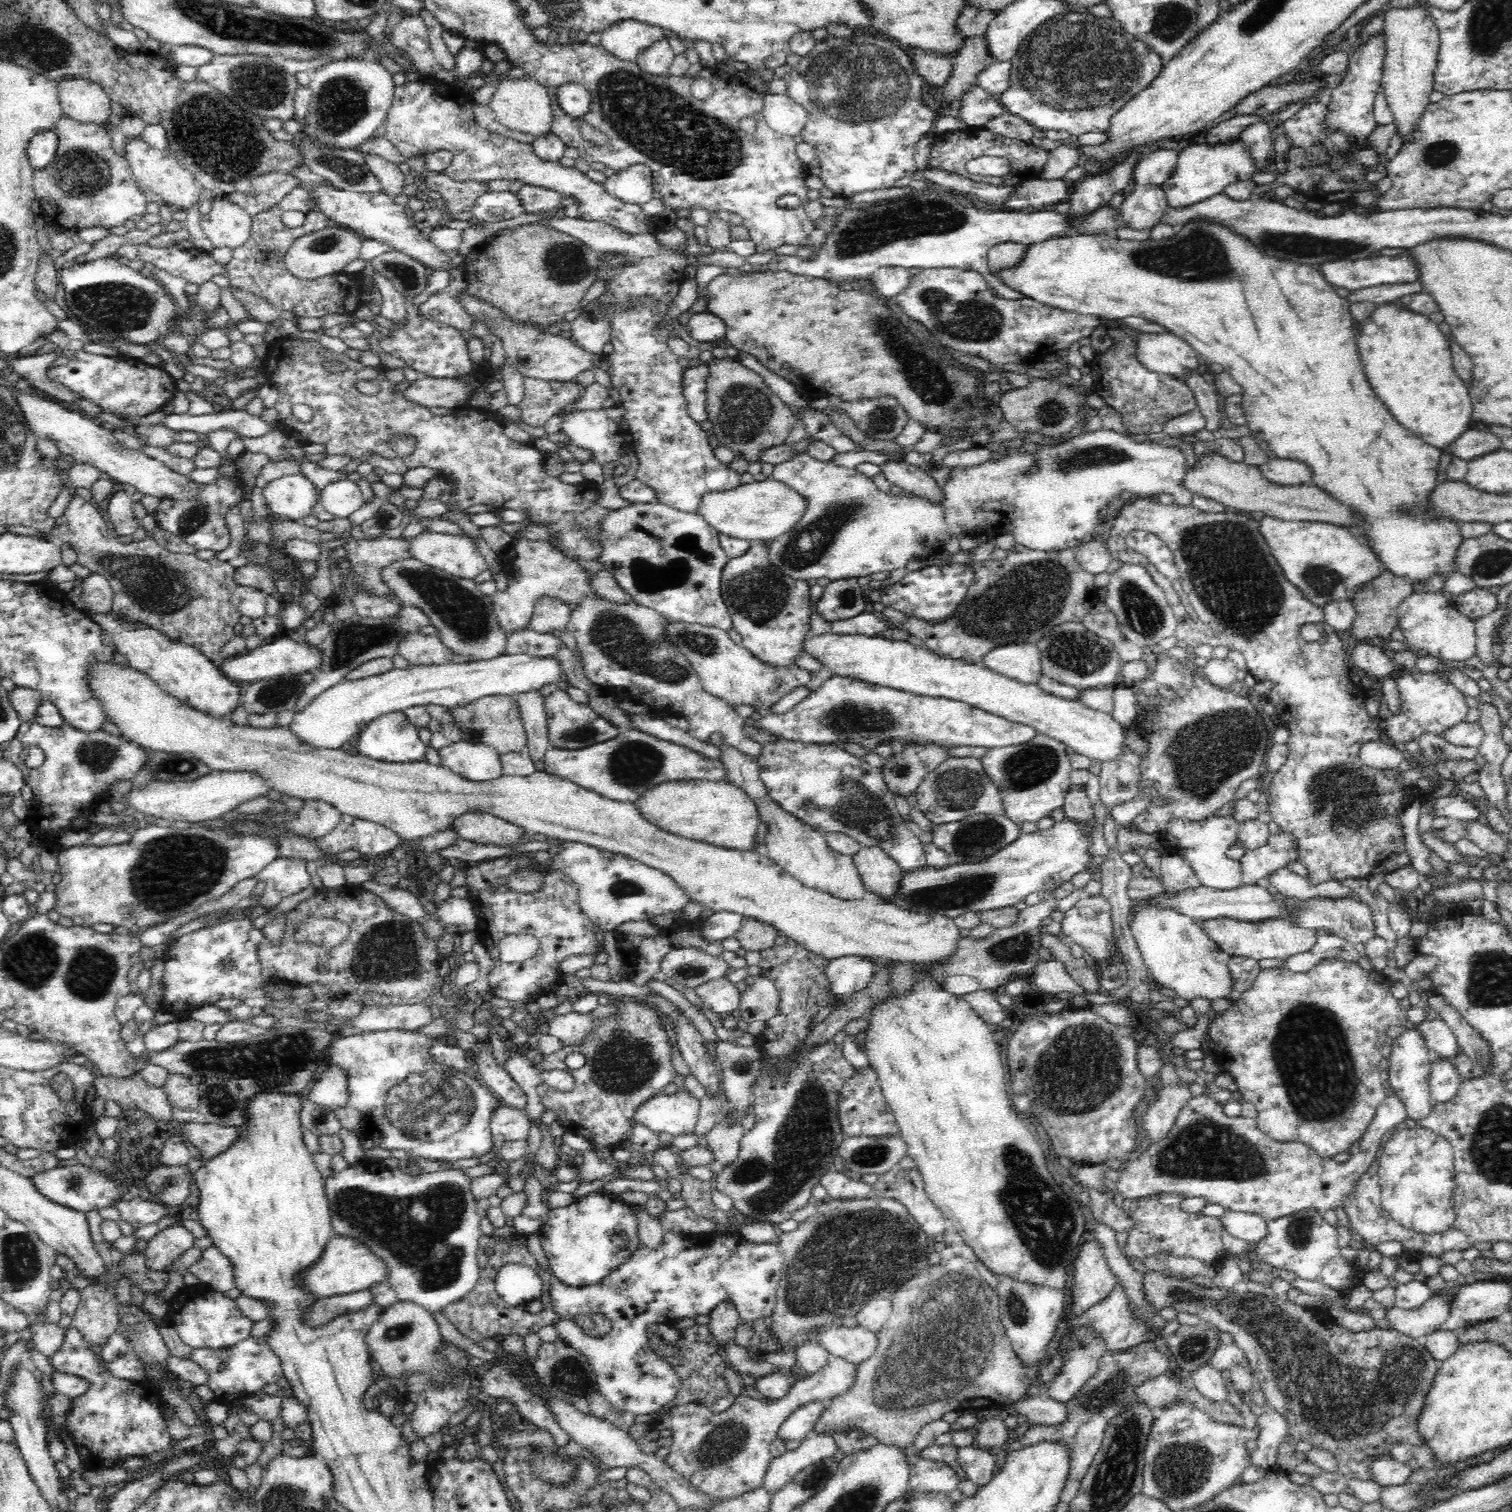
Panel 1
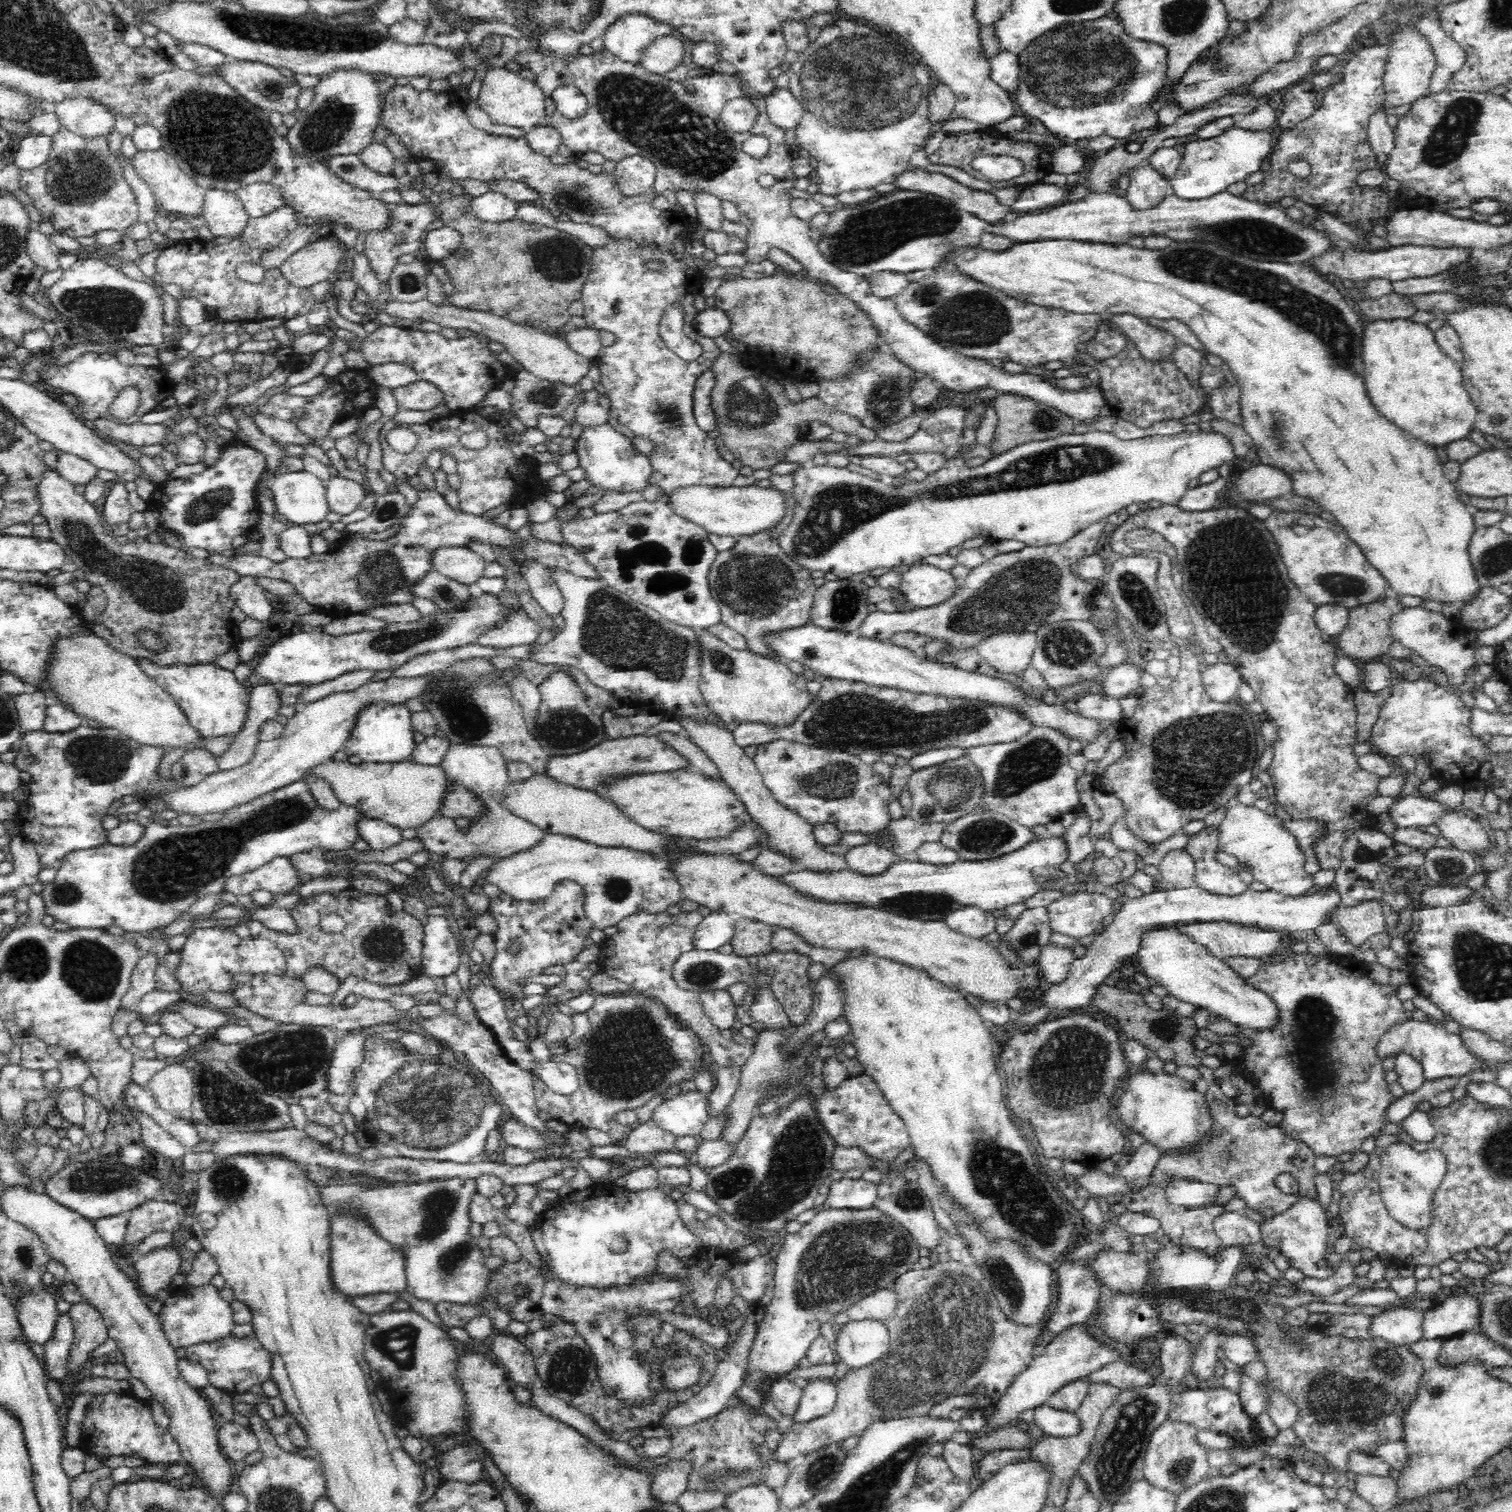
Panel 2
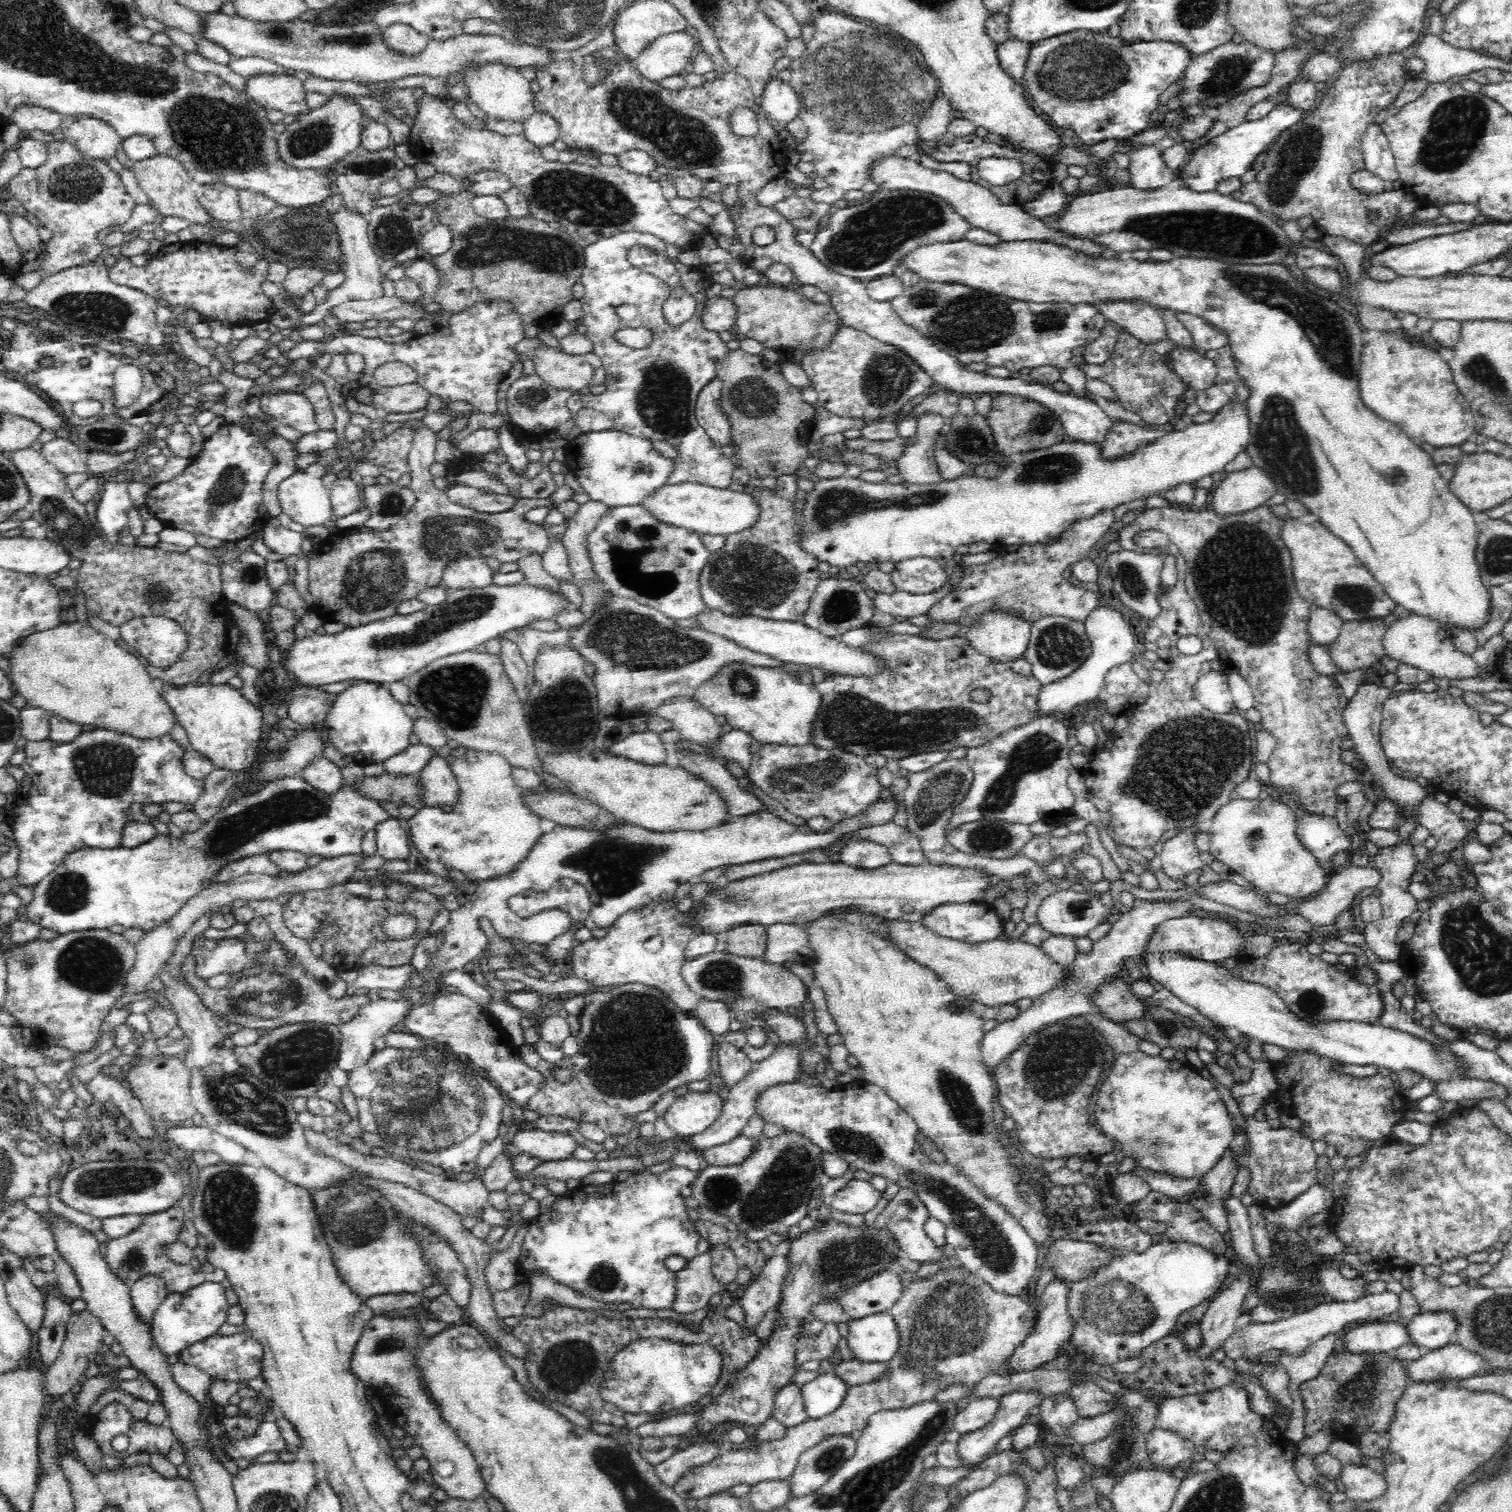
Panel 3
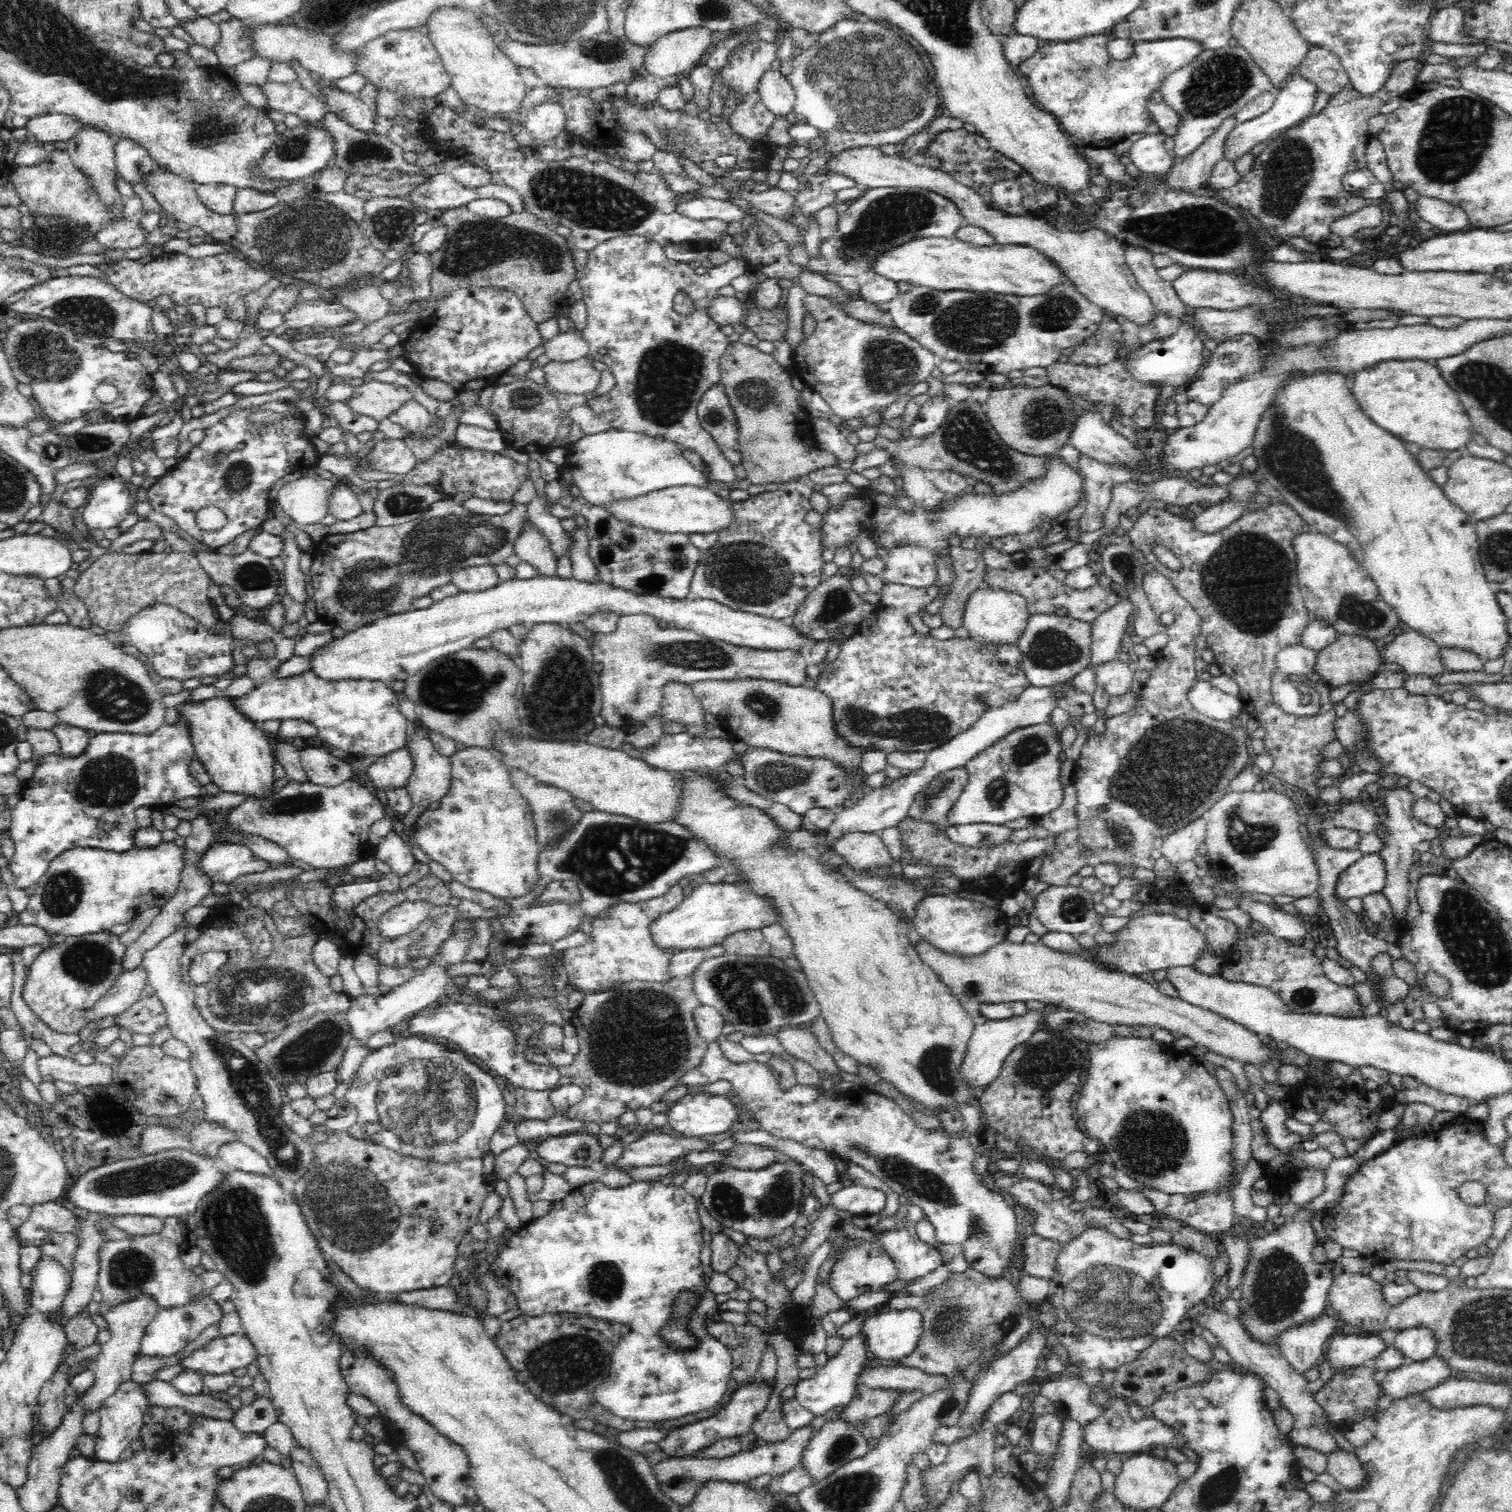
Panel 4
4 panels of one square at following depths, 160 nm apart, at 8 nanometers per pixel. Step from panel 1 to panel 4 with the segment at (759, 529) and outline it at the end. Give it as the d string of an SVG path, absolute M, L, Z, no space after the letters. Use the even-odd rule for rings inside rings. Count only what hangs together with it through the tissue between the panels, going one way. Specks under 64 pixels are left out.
M693 486L668 487L627 499L610 499L600 508L610 517L666 534L710 534L726 528L733 520L732 501L718 496L707 488Z

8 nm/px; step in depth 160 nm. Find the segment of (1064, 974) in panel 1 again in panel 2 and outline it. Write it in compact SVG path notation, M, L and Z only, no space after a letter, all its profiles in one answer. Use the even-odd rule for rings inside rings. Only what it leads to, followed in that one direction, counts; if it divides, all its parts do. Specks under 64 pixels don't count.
M1054 942L1045 944L1036 958L1042 968L1042 976L1049 983L1063 981L1067 977L1069 964L1076 958L1072 948L1058 946Z

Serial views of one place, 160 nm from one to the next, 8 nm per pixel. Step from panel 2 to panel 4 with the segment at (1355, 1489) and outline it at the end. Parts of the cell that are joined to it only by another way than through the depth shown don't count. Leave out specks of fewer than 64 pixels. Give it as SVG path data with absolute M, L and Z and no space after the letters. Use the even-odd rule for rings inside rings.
M1334 1449L1326 1454L1326 1472L1346 1488L1358 1488L1365 1481L1366 1473L1353 1452Z

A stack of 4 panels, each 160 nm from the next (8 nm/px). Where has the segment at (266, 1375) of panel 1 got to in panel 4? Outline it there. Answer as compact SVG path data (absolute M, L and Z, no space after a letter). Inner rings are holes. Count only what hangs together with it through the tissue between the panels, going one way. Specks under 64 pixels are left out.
M231 1335L216 1338L204 1348L186 1356L186 1369L202 1371L210 1374L224 1374L237 1368L246 1368L256 1363L257 1352L246 1336Z

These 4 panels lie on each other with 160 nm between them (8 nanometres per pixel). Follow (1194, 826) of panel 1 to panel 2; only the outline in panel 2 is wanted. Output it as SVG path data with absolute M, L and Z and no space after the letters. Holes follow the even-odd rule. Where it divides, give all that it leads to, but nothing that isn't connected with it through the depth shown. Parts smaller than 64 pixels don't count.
M1206 826L1200 832L1188 835L1189 844L1185 850L1195 861L1195 882L1194 885L1204 892L1215 894L1216 896L1240 896L1246 892L1249 886L1240 879L1238 871L1223 866L1215 858L1217 854L1217 829L1213 826Z

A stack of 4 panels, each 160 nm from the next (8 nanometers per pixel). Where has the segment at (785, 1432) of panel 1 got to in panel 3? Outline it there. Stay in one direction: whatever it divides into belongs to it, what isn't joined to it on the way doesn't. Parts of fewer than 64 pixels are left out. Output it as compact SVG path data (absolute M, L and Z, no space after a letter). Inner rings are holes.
M834 1368L800 1387L810 1419L822 1418L834 1412L844 1402L849 1388Z

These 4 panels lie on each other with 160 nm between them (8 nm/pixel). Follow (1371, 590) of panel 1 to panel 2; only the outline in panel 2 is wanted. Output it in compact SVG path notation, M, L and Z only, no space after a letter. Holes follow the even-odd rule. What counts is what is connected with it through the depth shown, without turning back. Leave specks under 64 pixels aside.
M1390 594L1386 600L1380 600L1366 606L1359 606L1349 611L1349 619L1346 628L1333 639L1338 654L1352 658L1352 660L1364 660L1369 662L1376 656L1382 656L1389 652L1393 642L1392 635L1388 630L1391 618L1402 610L1400 599Z

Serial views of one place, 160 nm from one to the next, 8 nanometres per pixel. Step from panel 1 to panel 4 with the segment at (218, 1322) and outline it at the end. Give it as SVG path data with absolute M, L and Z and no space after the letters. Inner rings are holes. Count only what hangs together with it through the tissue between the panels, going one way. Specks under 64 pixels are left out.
M210 1289L202 1290L193 1300L180 1308L160 1308L156 1311L153 1320L146 1326L139 1346L139 1354L148 1356L164 1356L178 1352L192 1342L207 1327L217 1324L223 1316L222 1309L210 1297Z

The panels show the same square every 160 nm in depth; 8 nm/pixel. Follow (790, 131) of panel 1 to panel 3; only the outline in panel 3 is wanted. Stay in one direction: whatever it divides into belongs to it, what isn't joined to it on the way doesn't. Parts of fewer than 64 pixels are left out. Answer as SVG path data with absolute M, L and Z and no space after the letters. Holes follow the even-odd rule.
M770 77L766 81L761 98L761 108L773 123L788 124L798 117L802 106L795 88L791 87L789 81L784 82L778 77Z

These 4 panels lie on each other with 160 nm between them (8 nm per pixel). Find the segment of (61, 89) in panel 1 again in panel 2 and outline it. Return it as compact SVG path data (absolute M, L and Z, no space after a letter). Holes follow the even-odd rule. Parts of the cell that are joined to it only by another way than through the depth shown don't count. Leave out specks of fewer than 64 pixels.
M78 99L60 102L53 110L66 130L82 140L106 138L114 130L114 115L101 104L91 100Z

